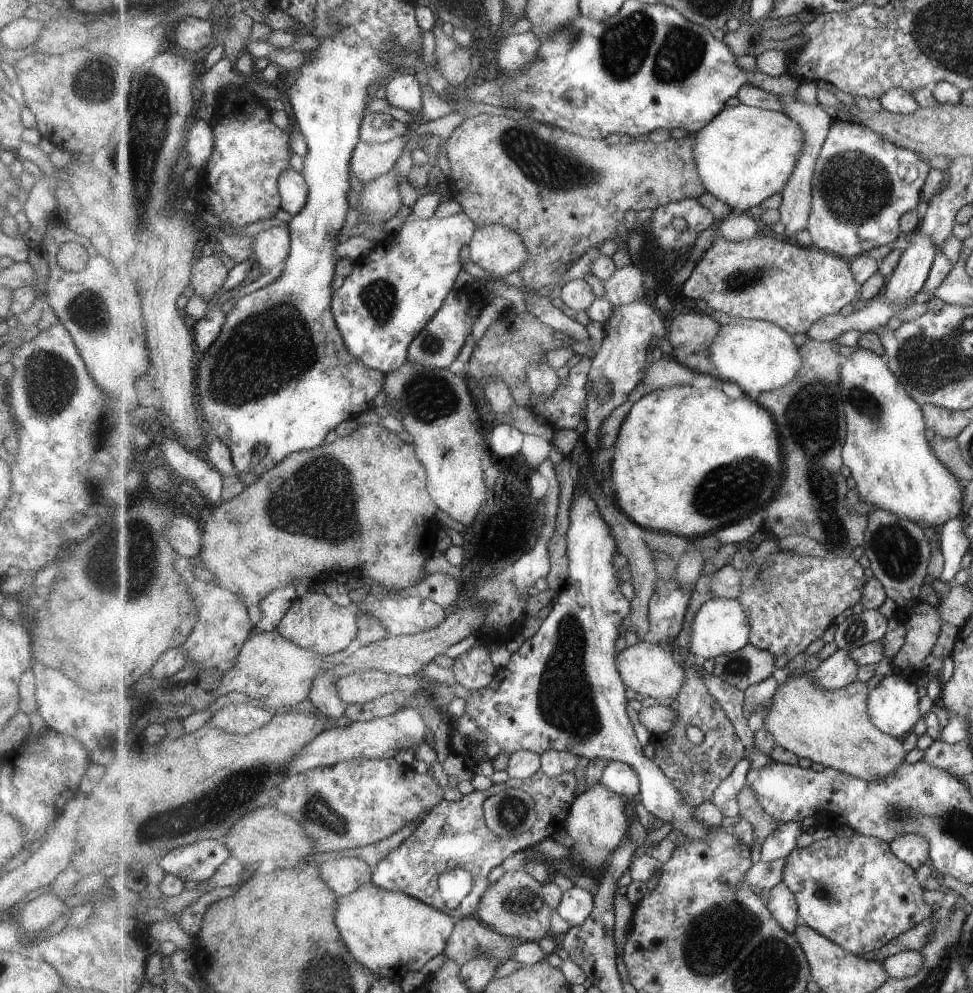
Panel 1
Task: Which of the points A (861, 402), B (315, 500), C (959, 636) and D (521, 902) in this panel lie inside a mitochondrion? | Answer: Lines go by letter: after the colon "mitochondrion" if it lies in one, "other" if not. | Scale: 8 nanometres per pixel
A: mitochondrion
B: mitochondrion
C: other
D: mitochondrion

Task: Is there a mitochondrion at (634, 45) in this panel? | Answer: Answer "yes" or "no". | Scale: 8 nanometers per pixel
yes

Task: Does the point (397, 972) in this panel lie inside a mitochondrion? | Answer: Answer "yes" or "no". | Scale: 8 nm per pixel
no

